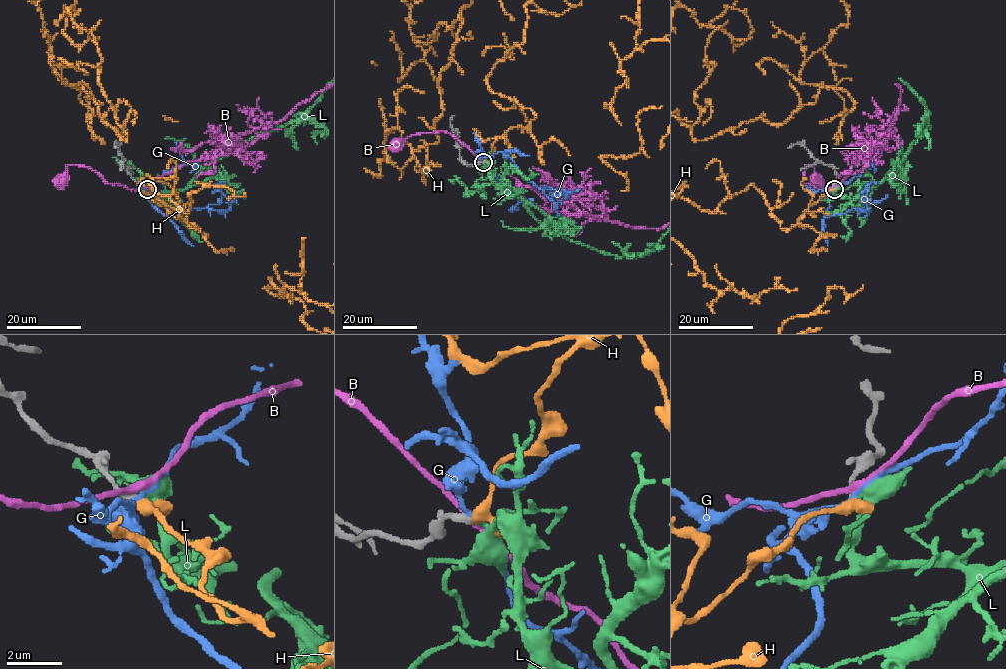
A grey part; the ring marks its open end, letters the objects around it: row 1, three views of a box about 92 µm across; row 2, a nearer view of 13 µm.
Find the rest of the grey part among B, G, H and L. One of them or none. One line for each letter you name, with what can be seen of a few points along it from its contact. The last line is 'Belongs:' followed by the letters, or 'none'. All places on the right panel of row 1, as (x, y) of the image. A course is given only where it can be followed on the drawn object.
Belongs: H

